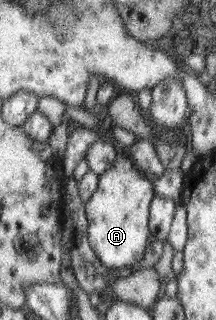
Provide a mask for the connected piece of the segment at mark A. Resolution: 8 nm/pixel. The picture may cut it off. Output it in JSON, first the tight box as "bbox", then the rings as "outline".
{"bbox":[85,147,153,270],"outline":[[[118,147],[119,156],[111,170],[99,175],[98,188],[85,204],[88,239],[95,256],[108,269],[119,270],[137,264],[152,241],[148,220],[153,199],[153,183],[136,167],[126,150]]]}

